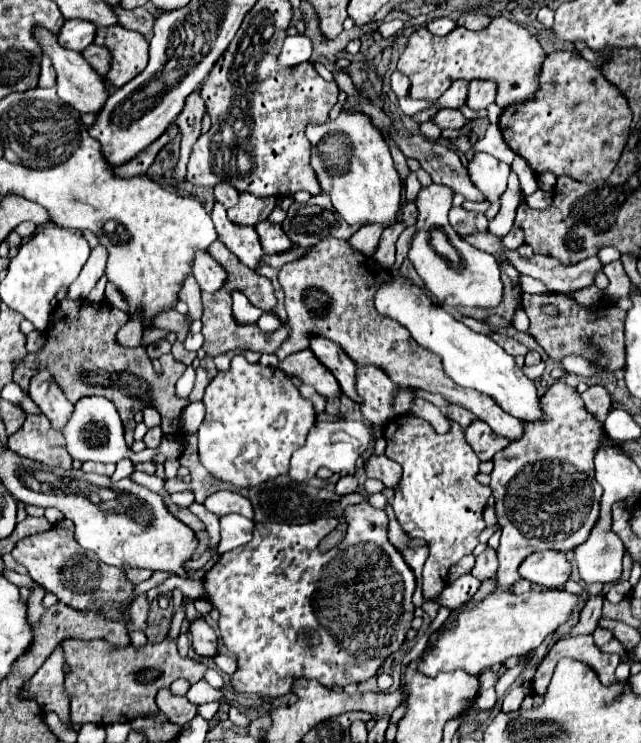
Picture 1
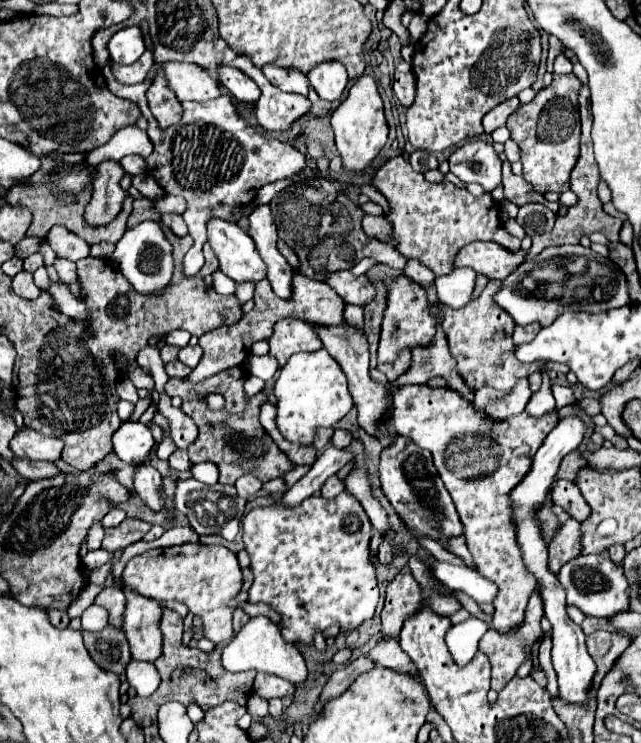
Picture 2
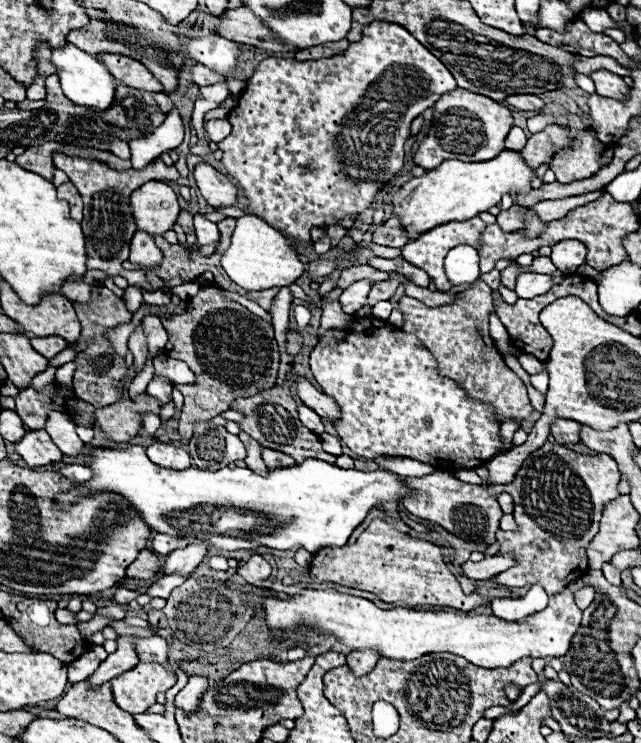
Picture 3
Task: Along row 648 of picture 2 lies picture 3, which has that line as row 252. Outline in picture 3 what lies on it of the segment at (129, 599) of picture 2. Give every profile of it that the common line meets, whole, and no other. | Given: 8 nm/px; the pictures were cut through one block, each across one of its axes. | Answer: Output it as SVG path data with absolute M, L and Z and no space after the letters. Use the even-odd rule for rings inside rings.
M136 230L130 244L130 262L140 264L144 270L150 270L162 260L160 248L154 244L154 238L148 232Z

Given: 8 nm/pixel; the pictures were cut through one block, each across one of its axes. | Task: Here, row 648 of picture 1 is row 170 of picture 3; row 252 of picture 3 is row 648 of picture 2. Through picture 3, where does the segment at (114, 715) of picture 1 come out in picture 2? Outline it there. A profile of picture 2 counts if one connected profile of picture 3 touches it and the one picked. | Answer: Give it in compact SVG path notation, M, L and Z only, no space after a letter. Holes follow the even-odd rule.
M108 626L102 632L88 632L82 630L84 636L84 646L90 652L92 660L102 666L108 672L114 674L124 674L126 664L130 660L130 650L128 650L128 642L122 634L122 630L116 630L112 626Z

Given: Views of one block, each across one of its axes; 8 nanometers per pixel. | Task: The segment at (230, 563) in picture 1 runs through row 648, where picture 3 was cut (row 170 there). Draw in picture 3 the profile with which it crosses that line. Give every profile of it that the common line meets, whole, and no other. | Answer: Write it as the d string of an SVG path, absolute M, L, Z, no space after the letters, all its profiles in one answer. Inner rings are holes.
M372 22L366 26L362 40L354 42L348 46L348 50L342 56L334 58L320 58L320 60L308 60L308 62L296 62L288 58L266 58L260 62L256 72L252 74L250 82L246 84L238 106L230 110L228 120L232 124L230 136L226 136L218 146L222 150L222 164L228 170L232 178L240 184L244 196L250 202L250 214L260 216L266 220L270 226L280 230L284 236L292 238L296 244L312 244L310 242L310 228L320 226L338 226L344 216L354 216L358 218L360 212L364 212L372 202L376 192L402 168L404 164L404 140L410 136L410 122L420 116L424 110L432 108L438 98L450 90L456 90L456 80L452 74L446 70L446 66L428 50L424 48L408 30L404 30L398 24L388 24L388 22Z

